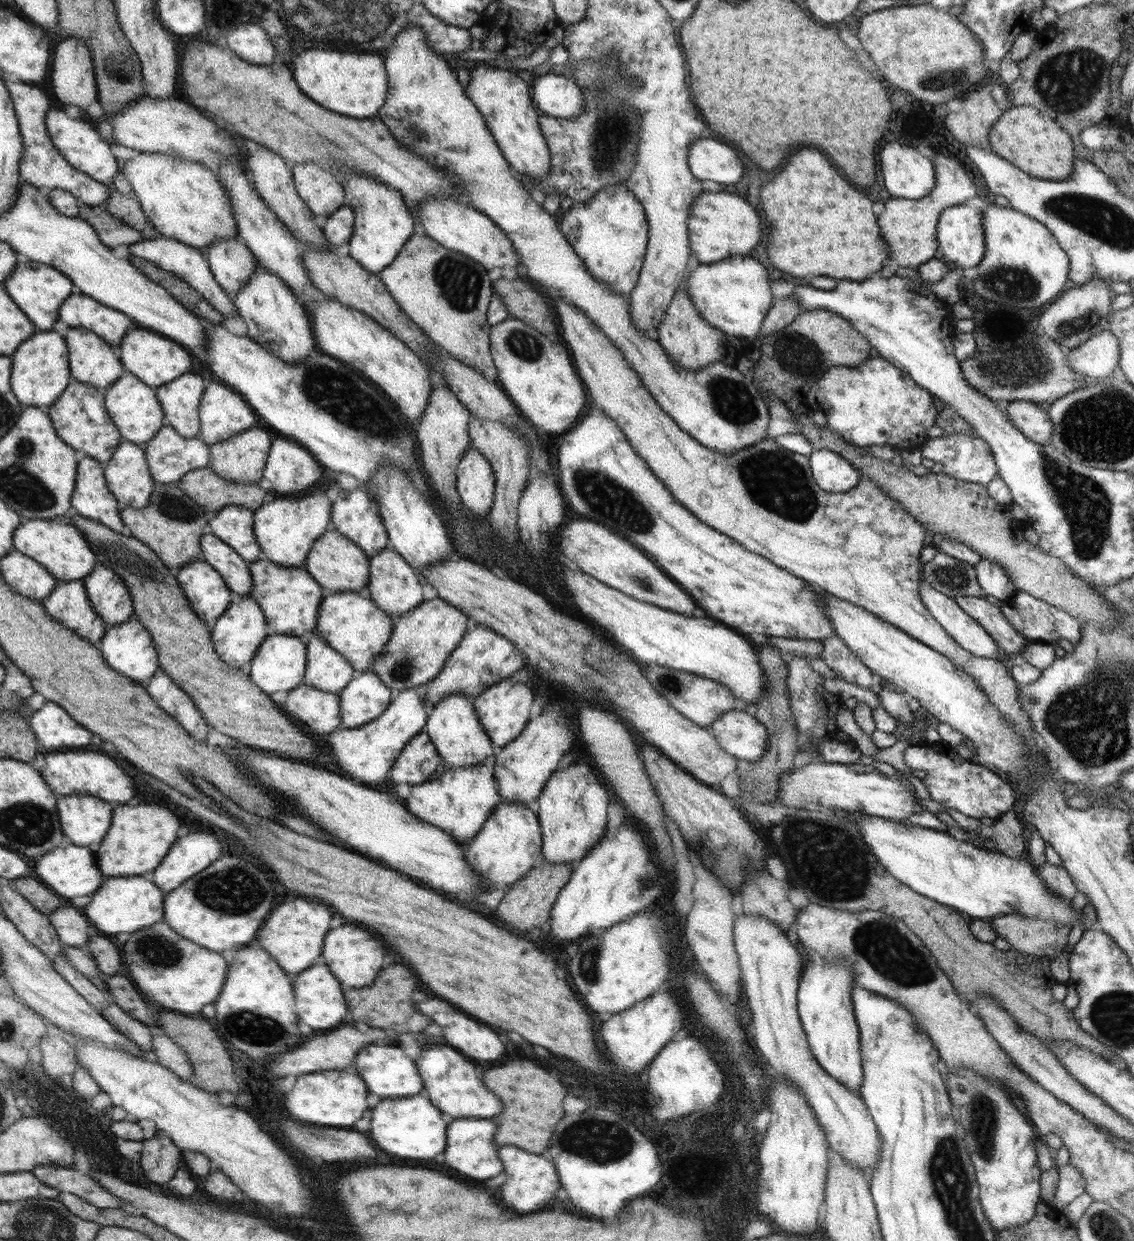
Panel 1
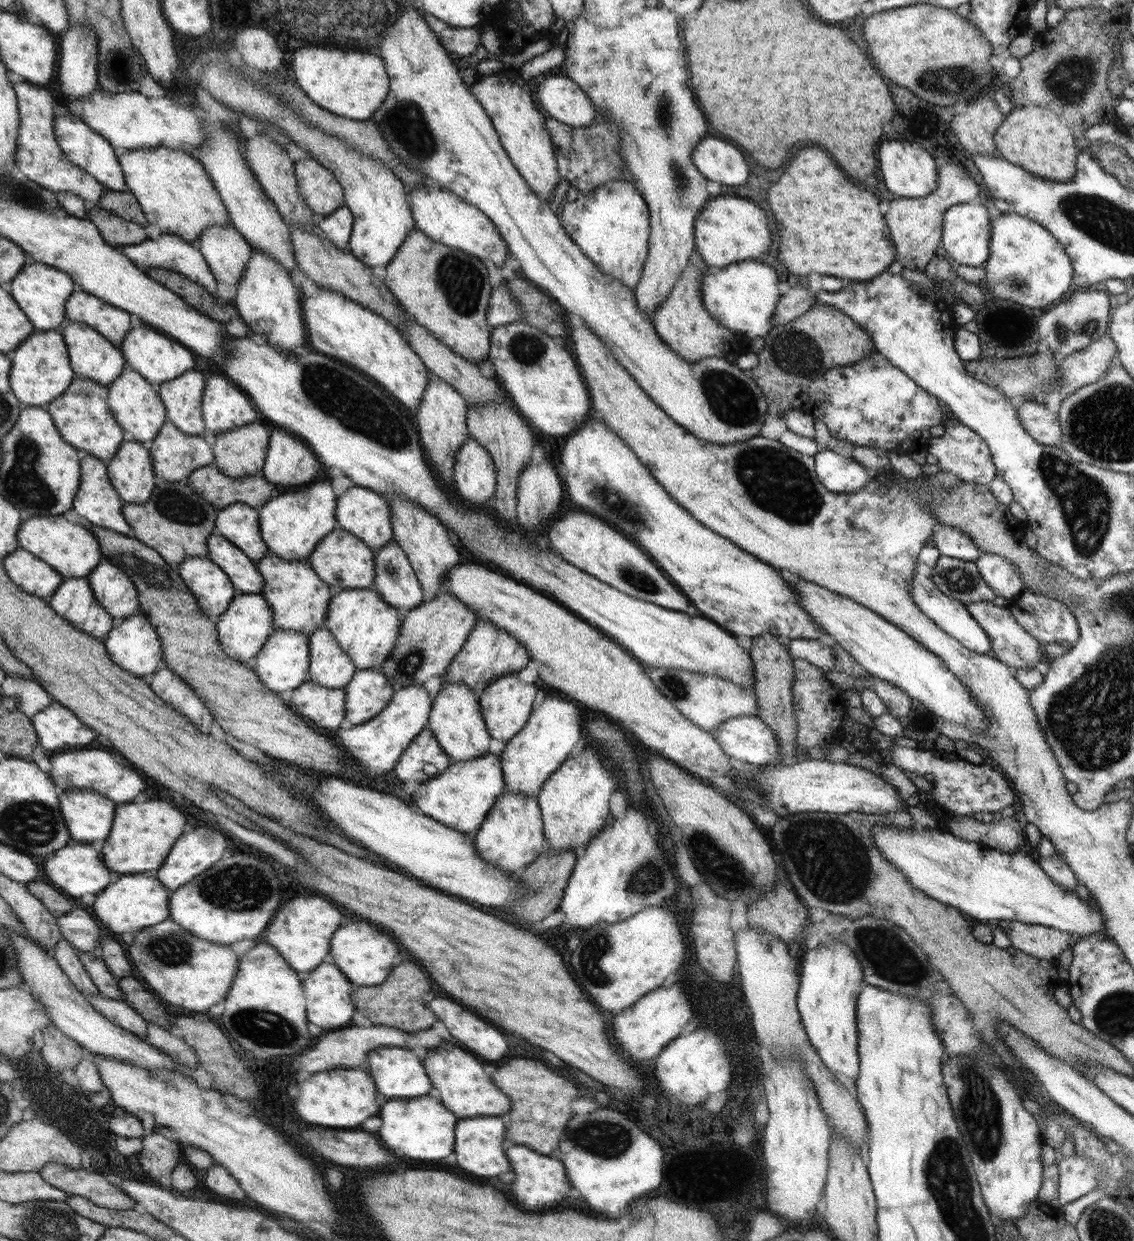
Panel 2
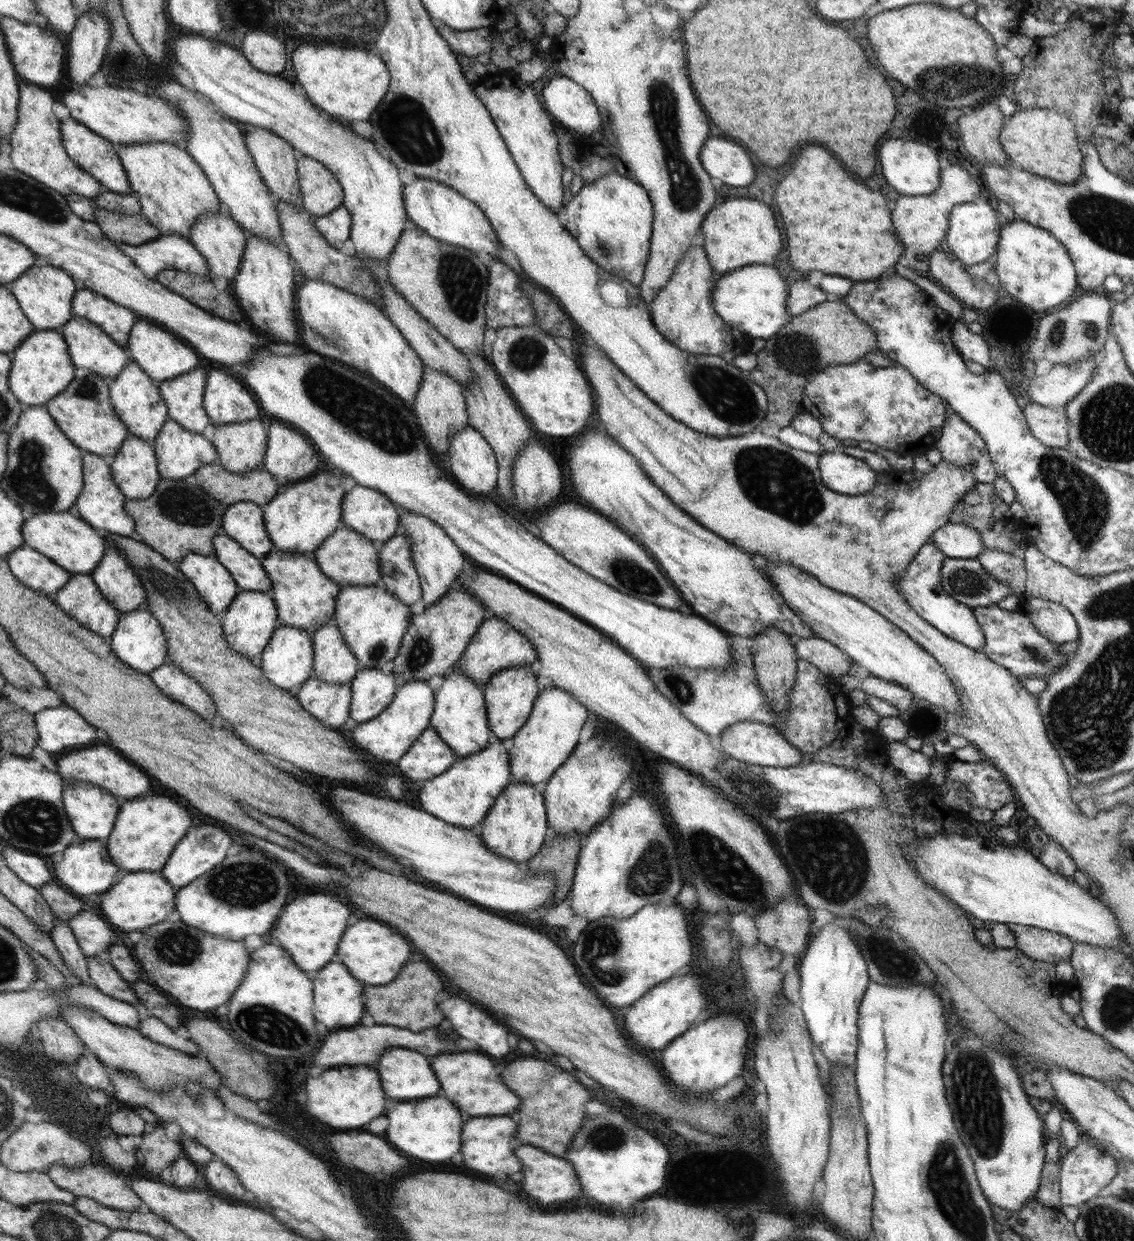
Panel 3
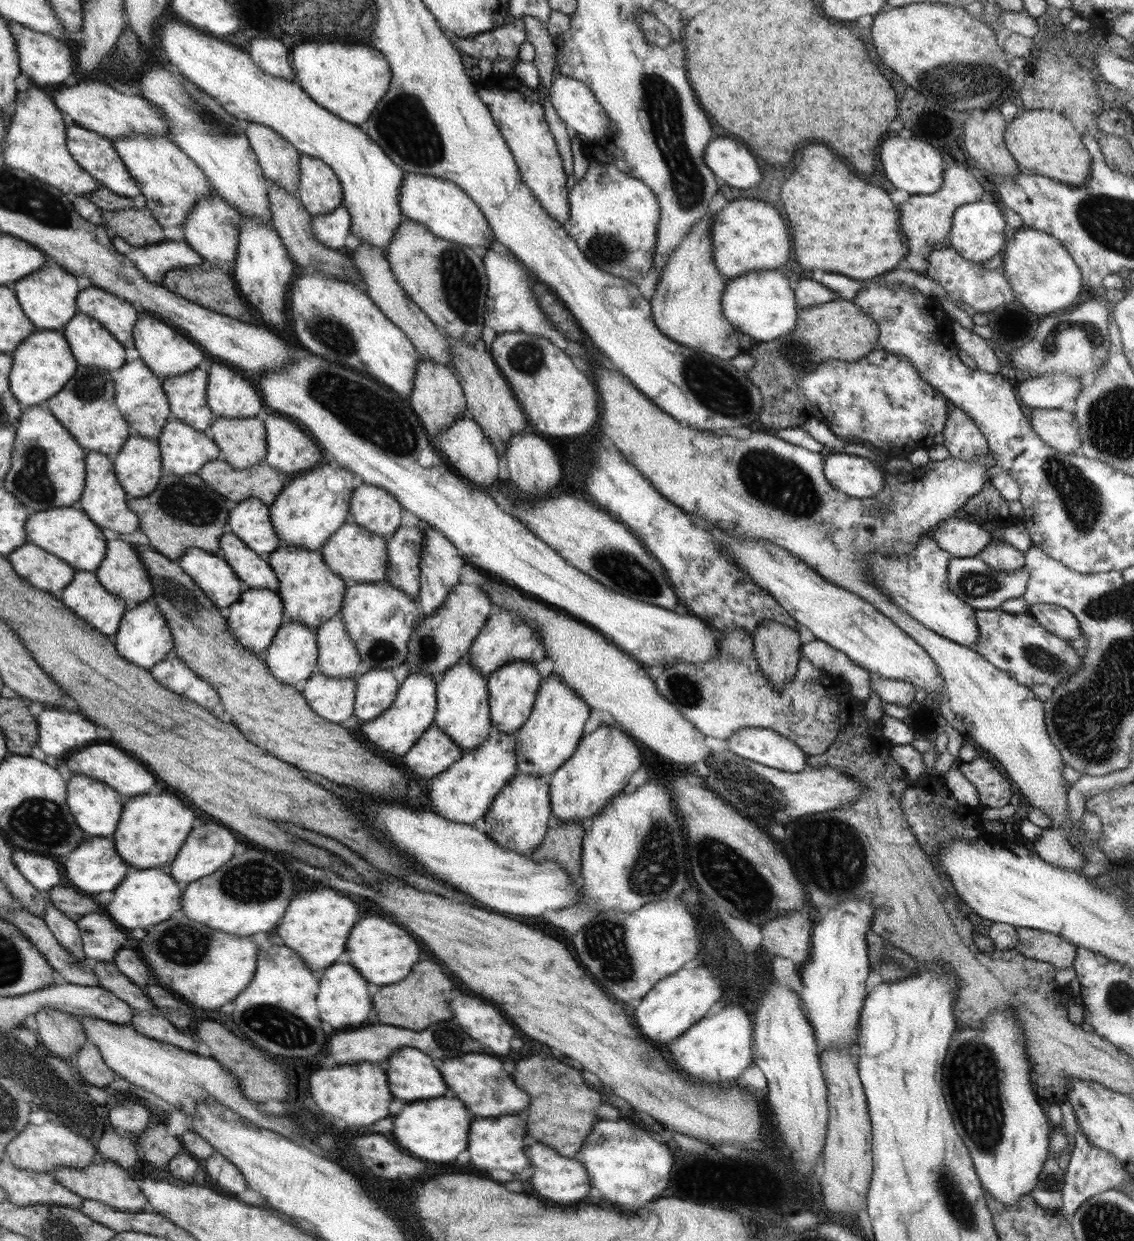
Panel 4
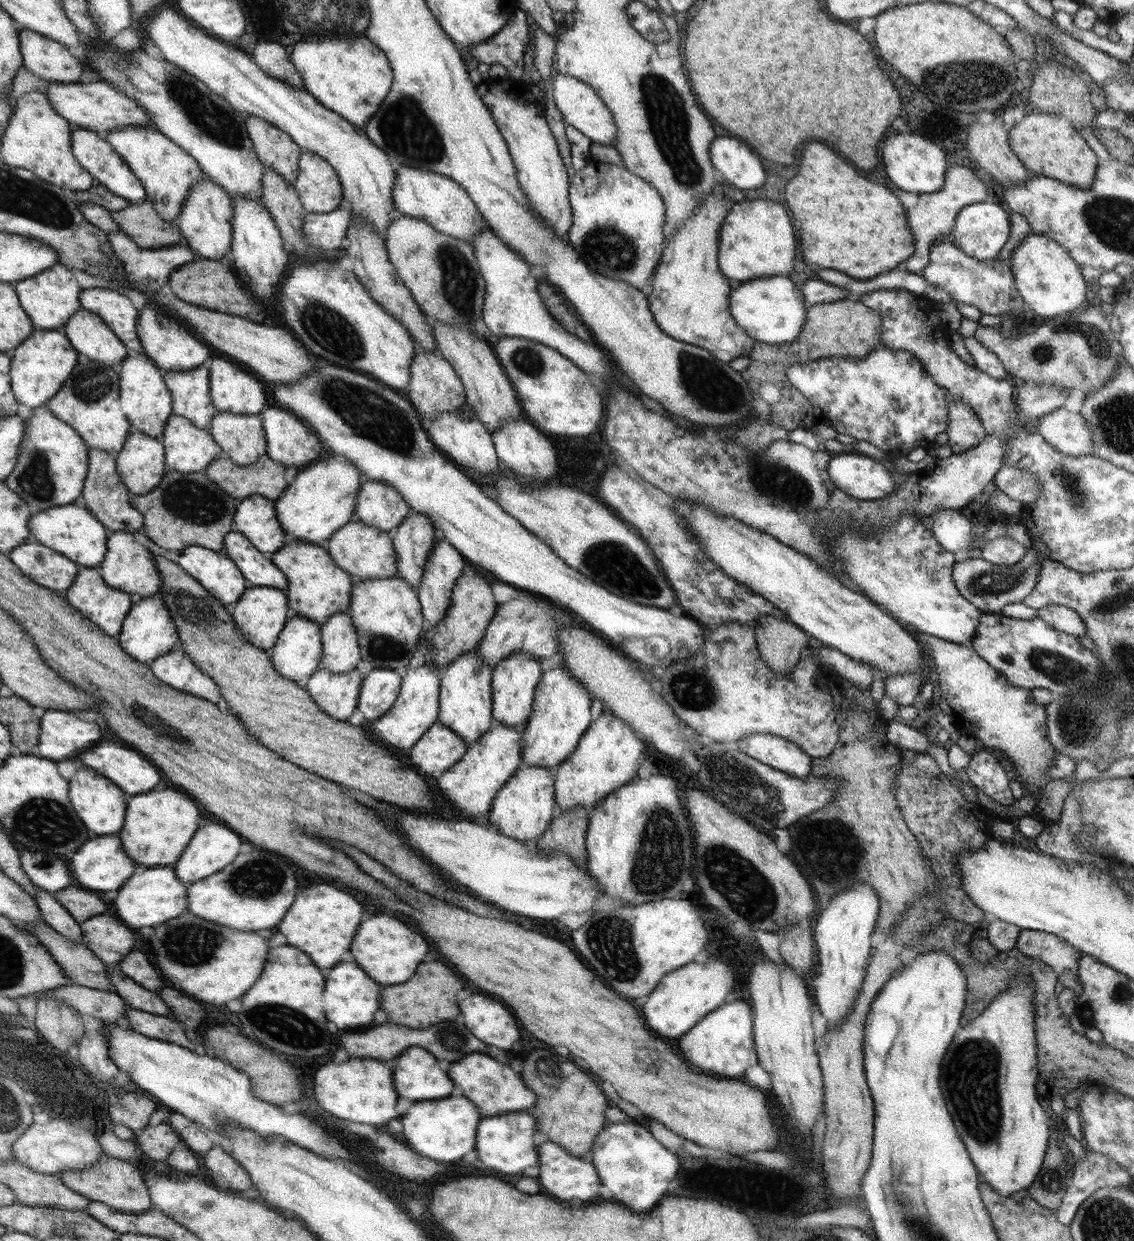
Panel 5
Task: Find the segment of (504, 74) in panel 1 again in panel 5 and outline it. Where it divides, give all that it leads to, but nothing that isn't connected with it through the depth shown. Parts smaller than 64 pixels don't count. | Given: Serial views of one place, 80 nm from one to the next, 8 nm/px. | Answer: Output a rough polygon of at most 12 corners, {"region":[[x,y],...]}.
{"region":[[479,95],[507,141],[532,208],[571,231],[568,174],[542,104]]}

